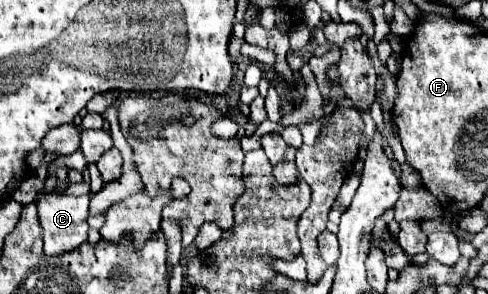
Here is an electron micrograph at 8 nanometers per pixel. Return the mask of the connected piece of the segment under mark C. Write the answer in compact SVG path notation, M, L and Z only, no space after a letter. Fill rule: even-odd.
M48 192L48 194L40 194L40 198L36 200L36 208L38 208L38 222L42 226L42 240L44 240L44 252L48 256L60 256L64 252L70 252L74 248L78 248L82 242L88 240L88 202L90 196L66 196L60 192Z

